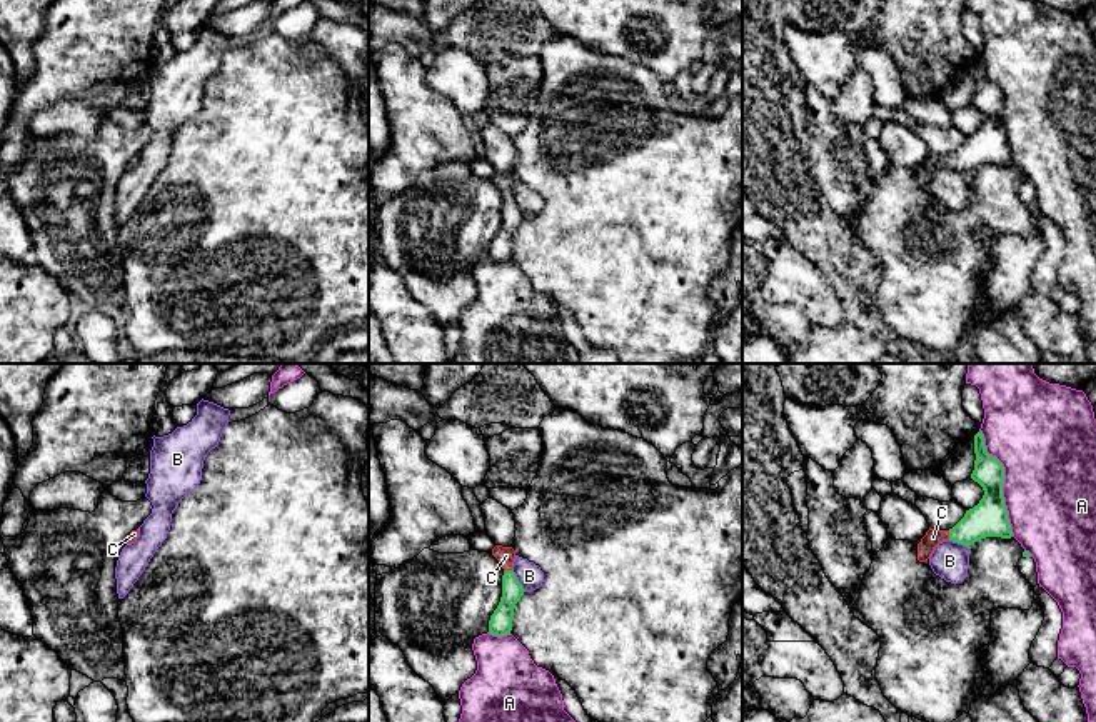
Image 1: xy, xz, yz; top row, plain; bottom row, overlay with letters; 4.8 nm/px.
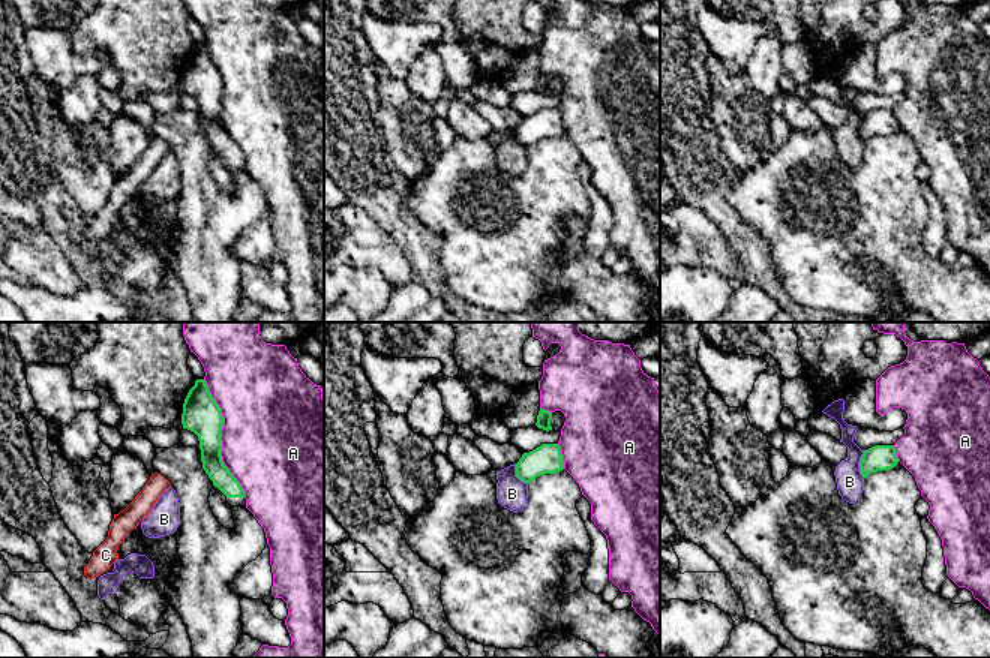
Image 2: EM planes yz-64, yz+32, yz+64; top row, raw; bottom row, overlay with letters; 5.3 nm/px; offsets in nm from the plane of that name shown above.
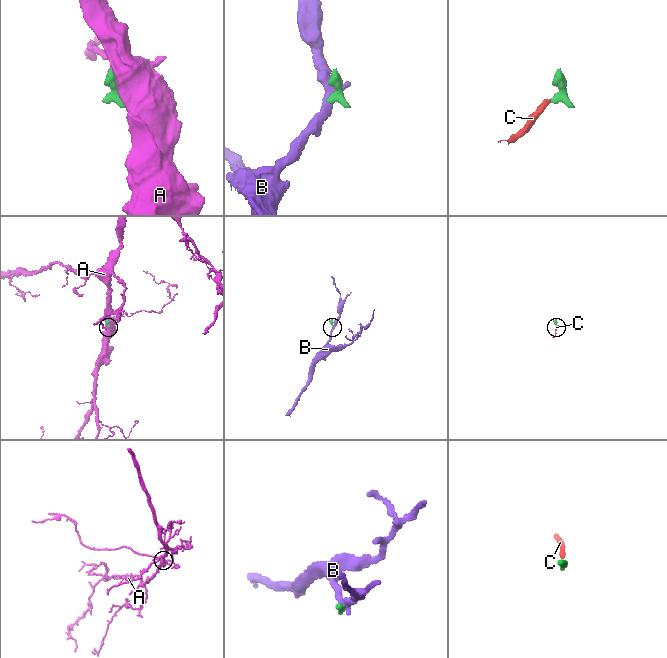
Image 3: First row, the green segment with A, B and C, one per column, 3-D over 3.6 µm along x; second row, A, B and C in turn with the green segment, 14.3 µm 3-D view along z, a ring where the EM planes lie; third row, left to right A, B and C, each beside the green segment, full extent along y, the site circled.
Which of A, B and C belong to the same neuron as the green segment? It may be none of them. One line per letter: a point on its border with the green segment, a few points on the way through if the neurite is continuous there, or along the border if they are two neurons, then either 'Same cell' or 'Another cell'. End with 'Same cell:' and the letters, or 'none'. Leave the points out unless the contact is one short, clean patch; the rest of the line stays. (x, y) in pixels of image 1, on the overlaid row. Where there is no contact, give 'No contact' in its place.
A: Touches green at yz (1003, 482). Another cell
B: Touches green at xz (517, 581). Boundary: xz (511, 571), (526, 591). Another cell
C: Touches green at xz (507, 571). Path across: xz (501, 621), (507, 602), (507, 571), (506, 556). Same cell
Same cell: C

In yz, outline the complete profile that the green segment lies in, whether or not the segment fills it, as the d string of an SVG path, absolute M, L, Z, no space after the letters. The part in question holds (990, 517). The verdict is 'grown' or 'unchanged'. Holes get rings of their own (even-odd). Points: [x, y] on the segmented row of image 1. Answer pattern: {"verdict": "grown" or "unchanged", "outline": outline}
{"verdict": "grown", "outline": "M981 430L974 435L974 470L971 479L978 482L984 495L978 505L966 510L964 517L949 530L931 529L918 544L918 560L926 562L934 547L943 540L953 540L966 547L986 537L1011 539L1011 524L1003 497L1004 467L986 452Z"}

